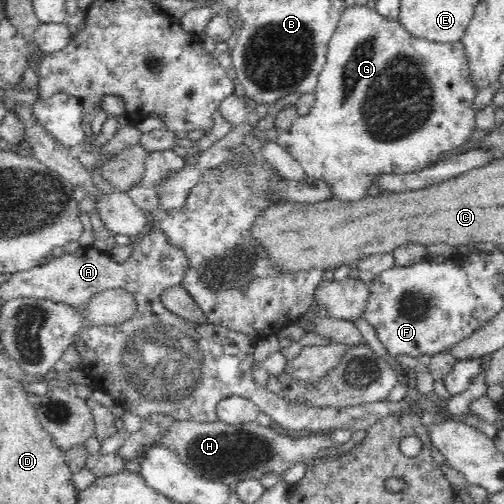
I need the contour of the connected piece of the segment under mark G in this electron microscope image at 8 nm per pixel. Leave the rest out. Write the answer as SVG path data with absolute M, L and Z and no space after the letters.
M352 5L346 9L340 18L340 24L336 28L336 32L330 38L328 50L326 54L326 67L319 79L318 87L315 88L316 103L314 108L304 116L300 116L296 122L292 124L290 130L282 130L278 134L277 144L282 151L290 154L290 157L296 160L302 166L305 173L314 179L321 179L329 184L330 198L340 202L354 203L363 200L368 196L368 190L374 186L374 182L380 176L386 174L412 174L418 170L426 170L430 166L434 166L436 162L440 162L451 155L454 150L460 150L464 146L470 144L472 136L477 132L478 126L476 110L476 96L479 90L473 84L473 70L471 69L470 57L468 51L464 47L462 41L435 41L426 39L426 37L417 37L406 30L406 27L396 19L389 19L382 16L382 13L376 11L375 8L369 8L368 5Z

